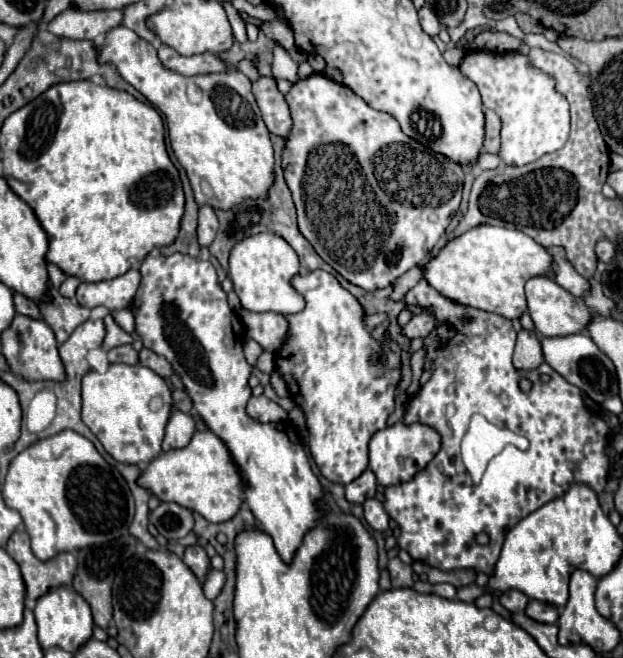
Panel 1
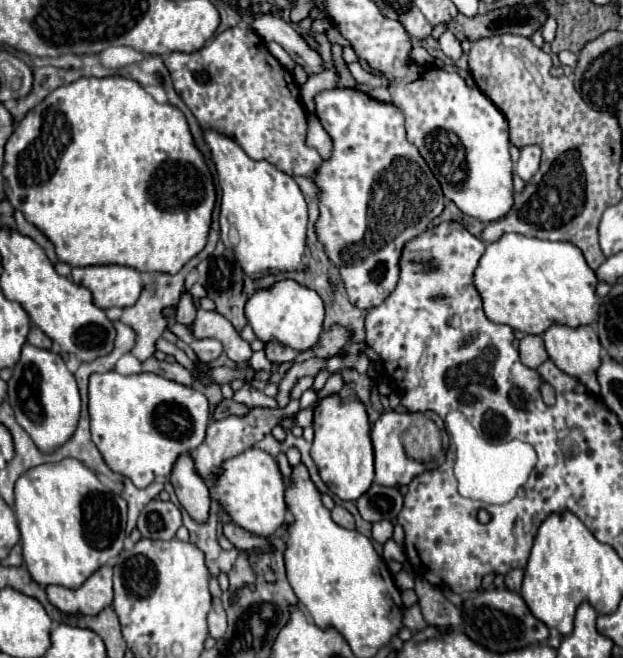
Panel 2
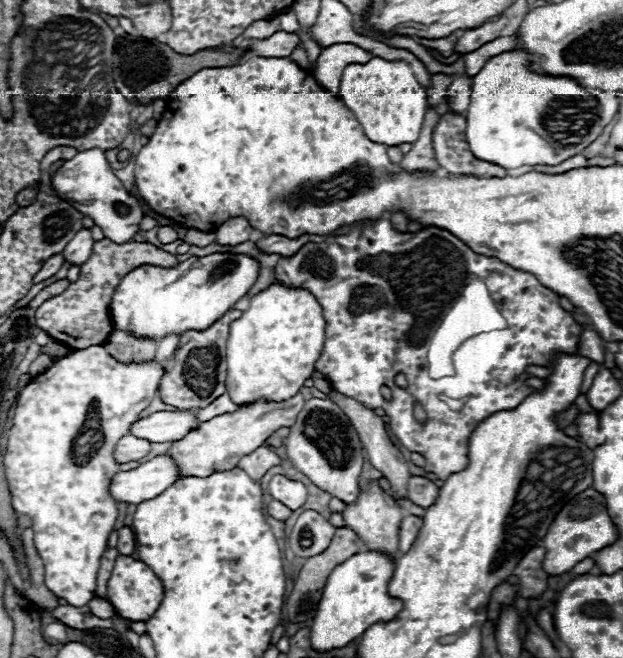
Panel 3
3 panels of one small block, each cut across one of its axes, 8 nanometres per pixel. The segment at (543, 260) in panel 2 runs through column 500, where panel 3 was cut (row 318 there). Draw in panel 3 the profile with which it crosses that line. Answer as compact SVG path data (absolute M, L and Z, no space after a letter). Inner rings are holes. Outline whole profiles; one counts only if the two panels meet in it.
M272 282L266 290L258 292L256 296L250 298L250 306L248 310L242 312L240 318L236 318L232 324L230 324L230 342L228 342L228 354L226 354L226 360L228 360L228 376L226 376L226 392L230 394L230 398L234 400L234 404L242 404L242 402L254 402L254 398L270 398L270 400L286 400L286 398L292 398L304 384L306 378L312 376L312 372L316 370L314 364L316 360L320 358L320 352L322 352L322 344L324 344L324 316L322 316L322 306L320 302L316 300L314 294L310 294L306 288L286 288L278 282Z

